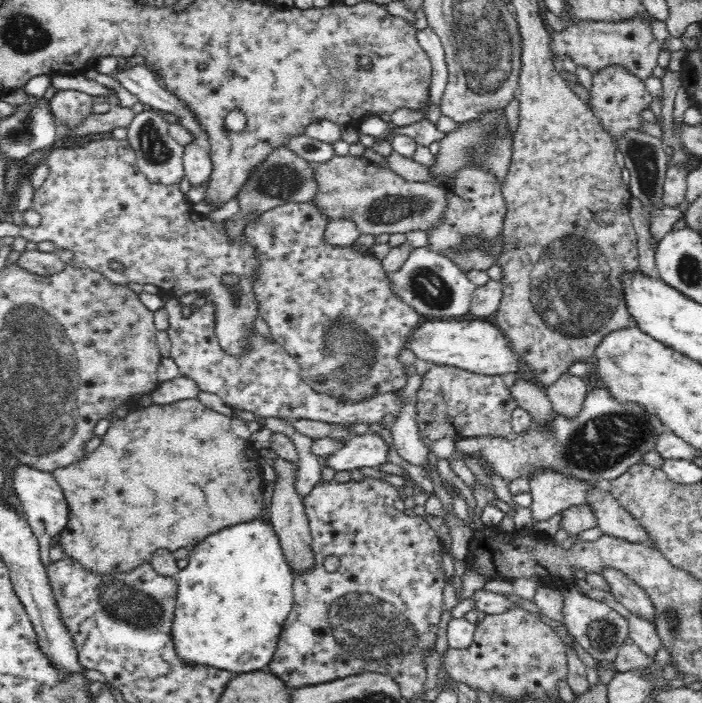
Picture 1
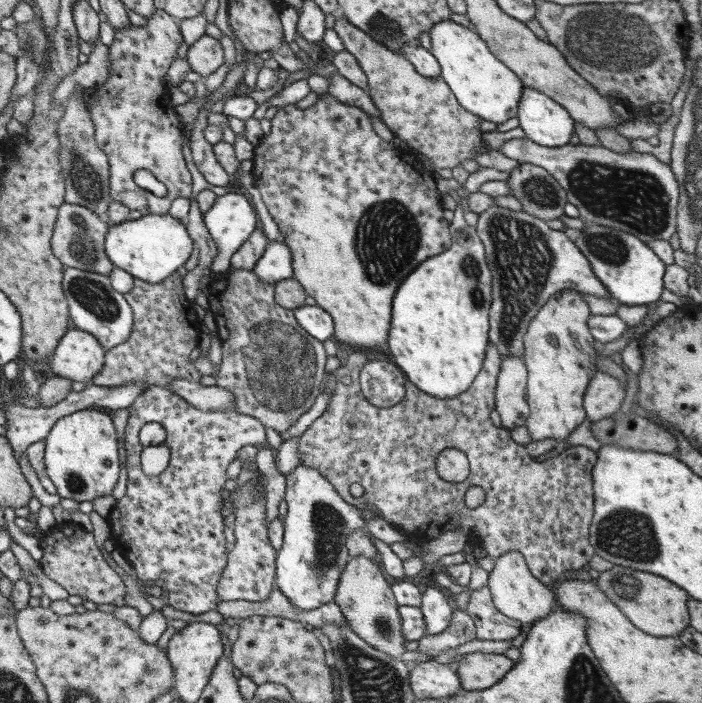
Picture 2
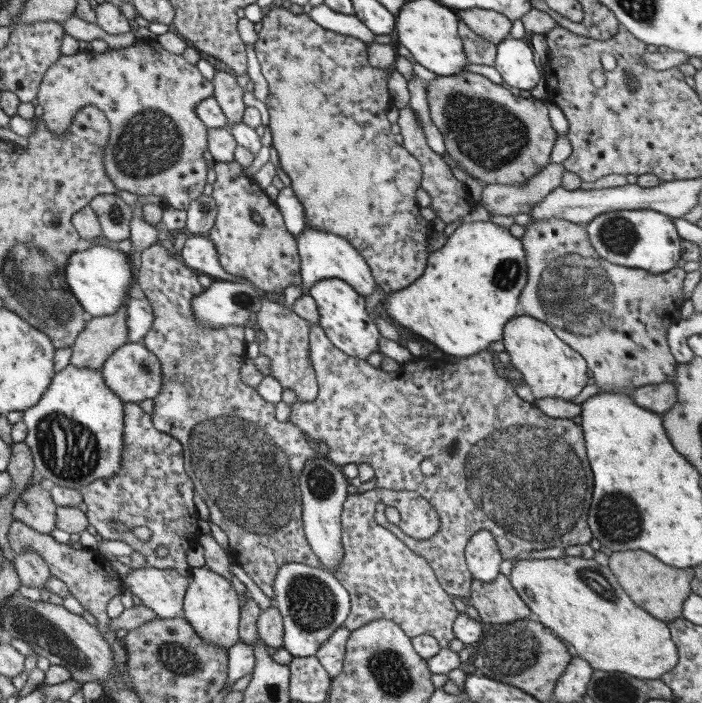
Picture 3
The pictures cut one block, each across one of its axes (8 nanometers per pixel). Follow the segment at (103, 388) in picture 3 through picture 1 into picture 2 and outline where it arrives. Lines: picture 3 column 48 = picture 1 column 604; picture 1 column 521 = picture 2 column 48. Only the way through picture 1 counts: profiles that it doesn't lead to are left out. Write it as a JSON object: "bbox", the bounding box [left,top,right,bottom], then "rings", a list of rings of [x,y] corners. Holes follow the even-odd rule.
{"bbox":[45,408,120,502],"rings":[[[95,408],[78,410],[56,420],[45,442],[45,470],[57,496],[88,502],[113,494],[120,473],[118,440],[112,418]]]}

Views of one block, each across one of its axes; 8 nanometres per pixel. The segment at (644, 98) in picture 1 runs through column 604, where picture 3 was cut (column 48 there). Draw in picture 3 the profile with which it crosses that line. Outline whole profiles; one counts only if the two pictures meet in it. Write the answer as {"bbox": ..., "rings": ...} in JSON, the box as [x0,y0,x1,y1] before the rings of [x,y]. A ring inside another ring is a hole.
{"bbox":[37,41,214,210],"rings":[[[137,41],[132,46],[120,50],[108,49],[104,54],[82,52],[76,53],[73,56],[64,56],[54,64],[48,67],[48,71],[44,76],[40,86],[38,86],[37,100],[38,104],[43,108],[43,121],[46,128],[53,132],[54,136],[65,136],[67,134],[67,128],[71,125],[73,118],[77,115],[77,112],[93,104],[98,107],[108,119],[111,126],[109,139],[107,140],[106,148],[104,150],[104,170],[107,177],[112,181],[112,184],[119,190],[127,190],[132,194],[138,194],[140,196],[161,196],[163,205],[165,207],[172,207],[178,210],[188,210],[190,202],[196,200],[203,194],[204,186],[206,186],[206,172],[207,164],[204,159],[204,152],[207,149],[207,126],[200,120],[197,115],[196,107],[202,100],[213,96],[214,90],[212,81],[208,81],[202,77],[198,67],[196,65],[189,64],[181,55],[170,54],[167,52],[157,41]]]}

